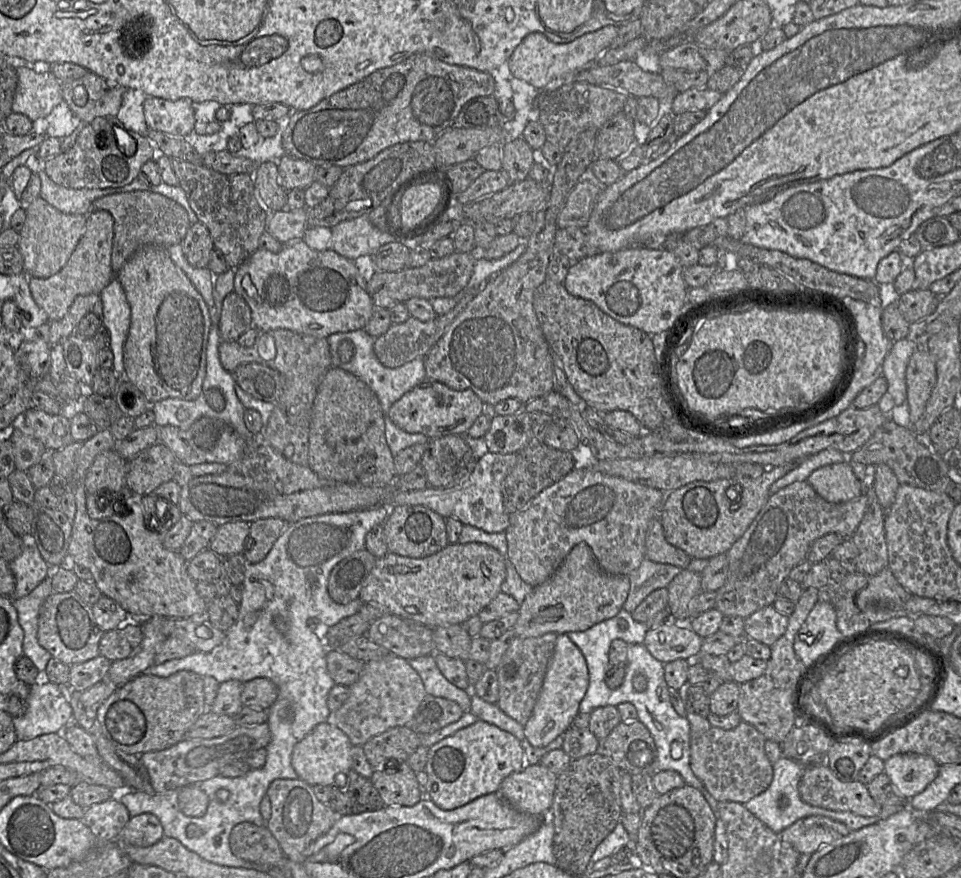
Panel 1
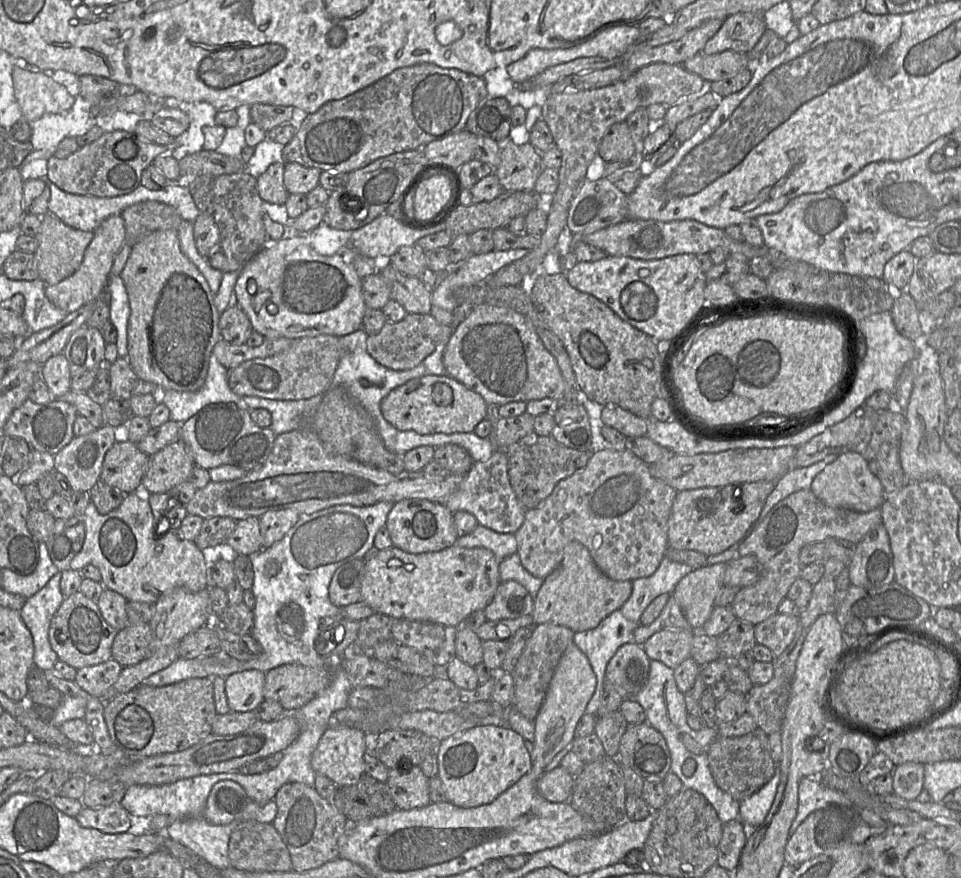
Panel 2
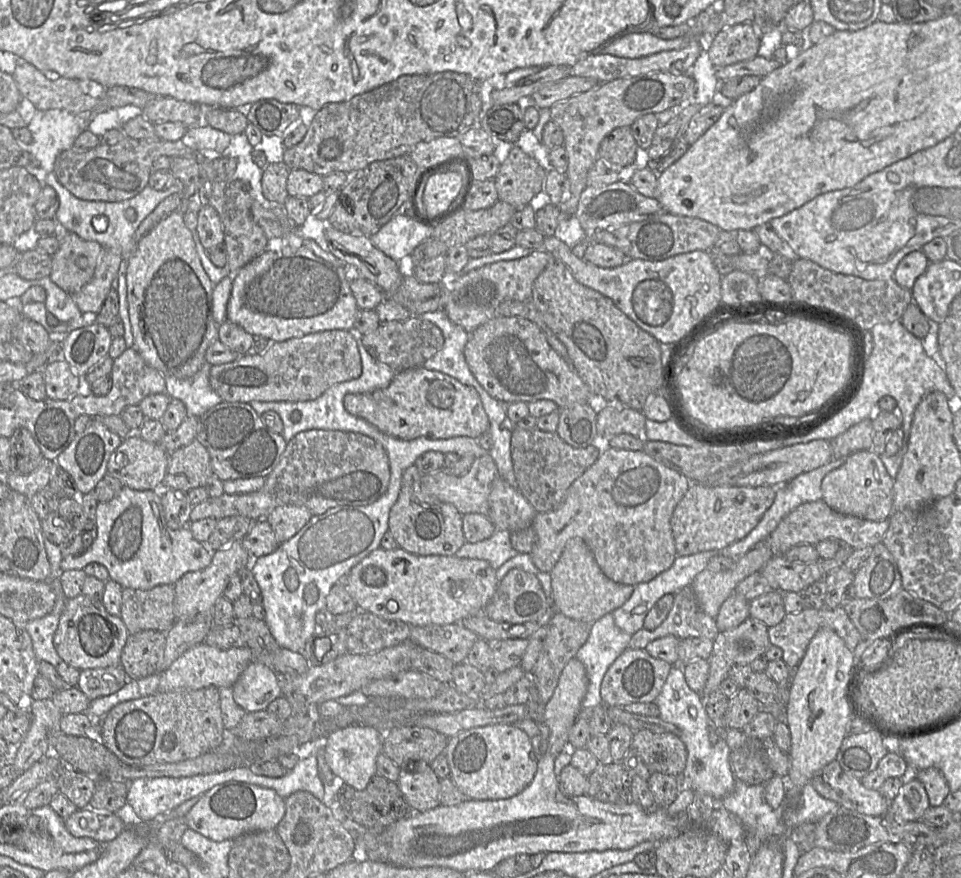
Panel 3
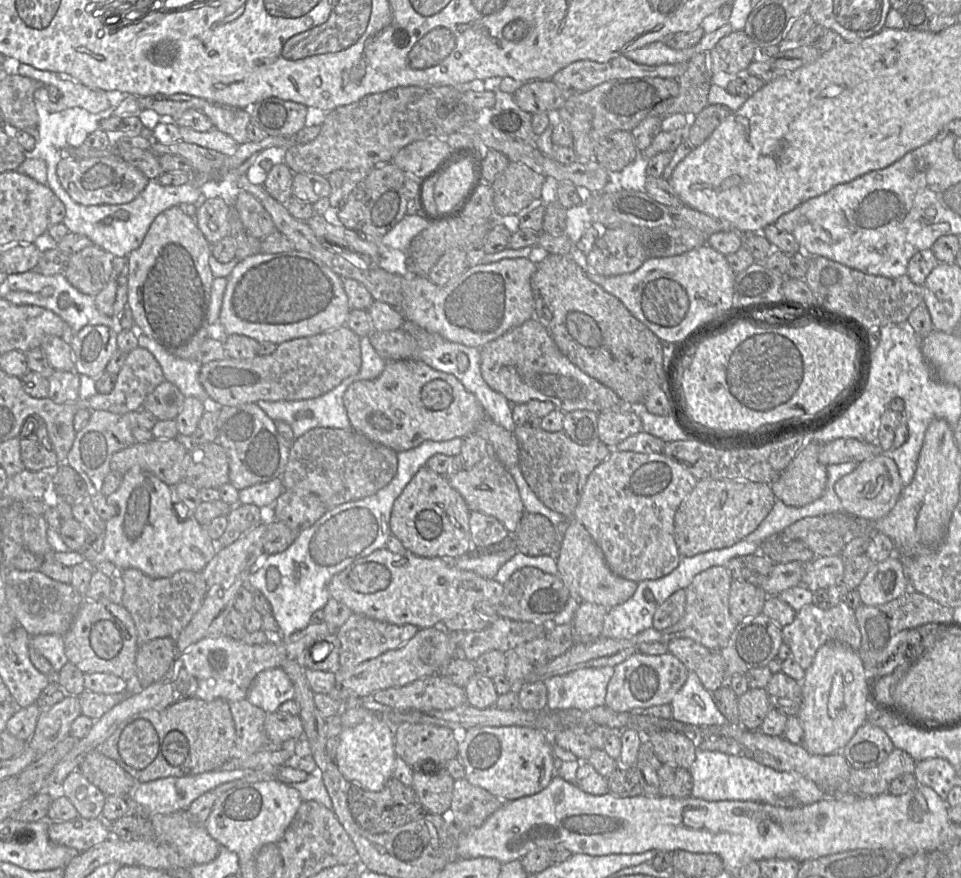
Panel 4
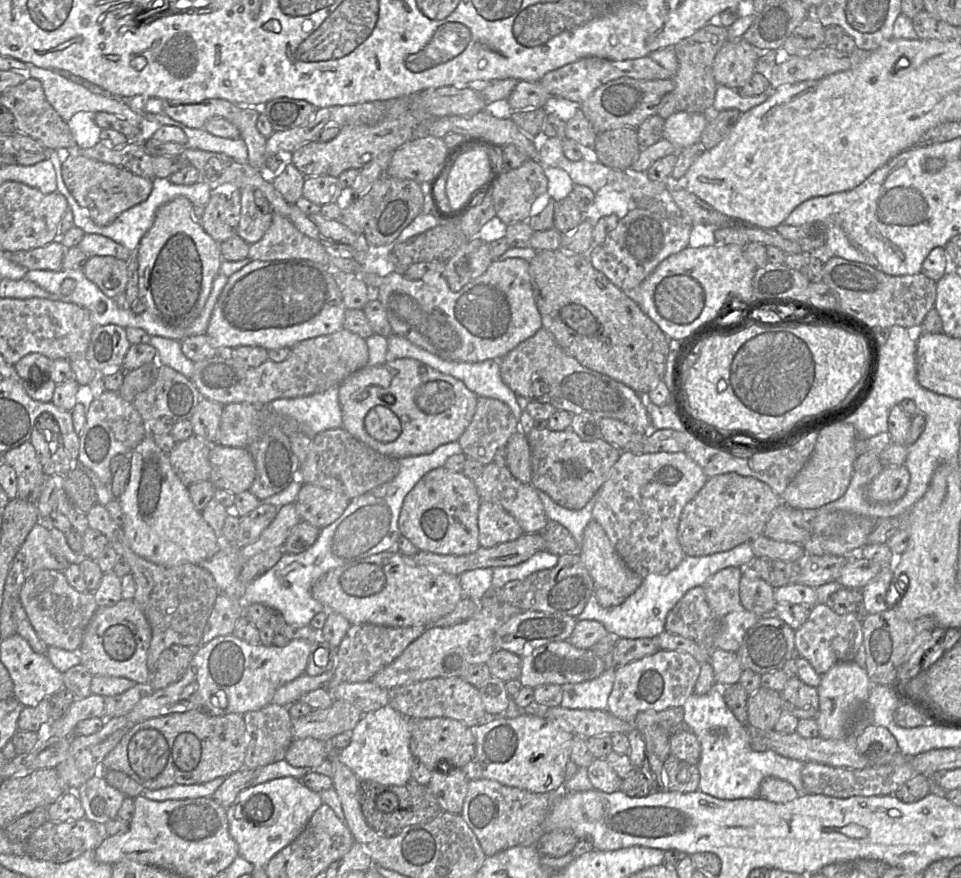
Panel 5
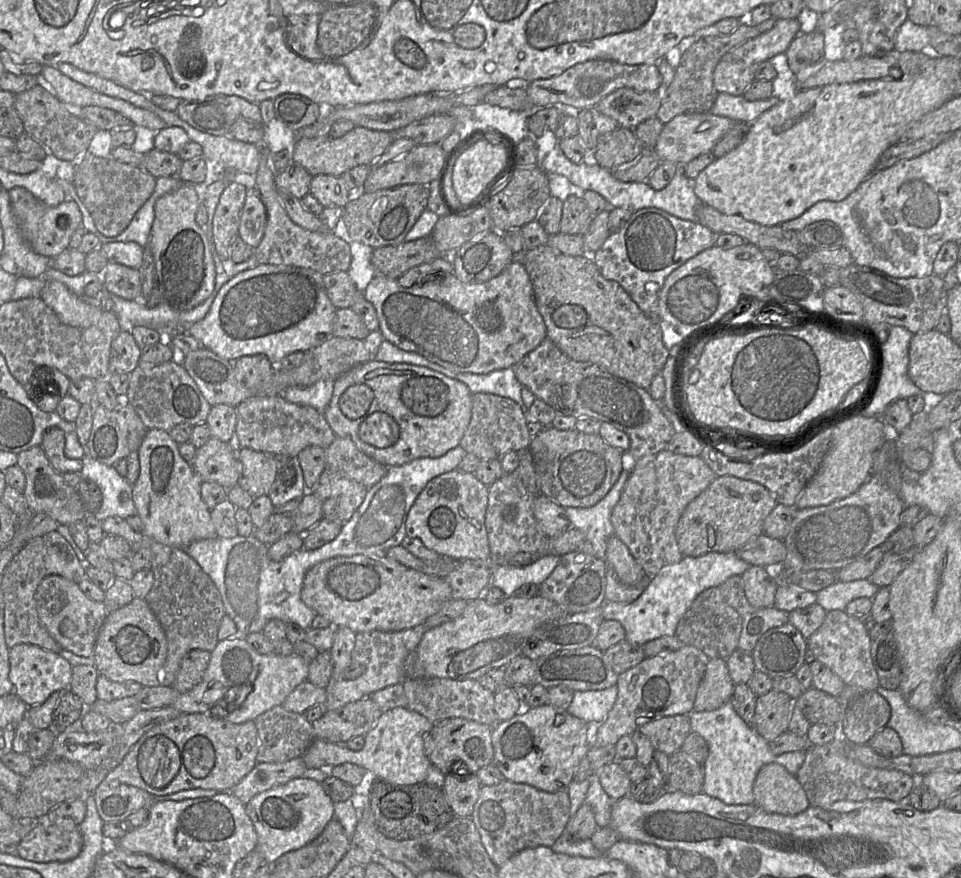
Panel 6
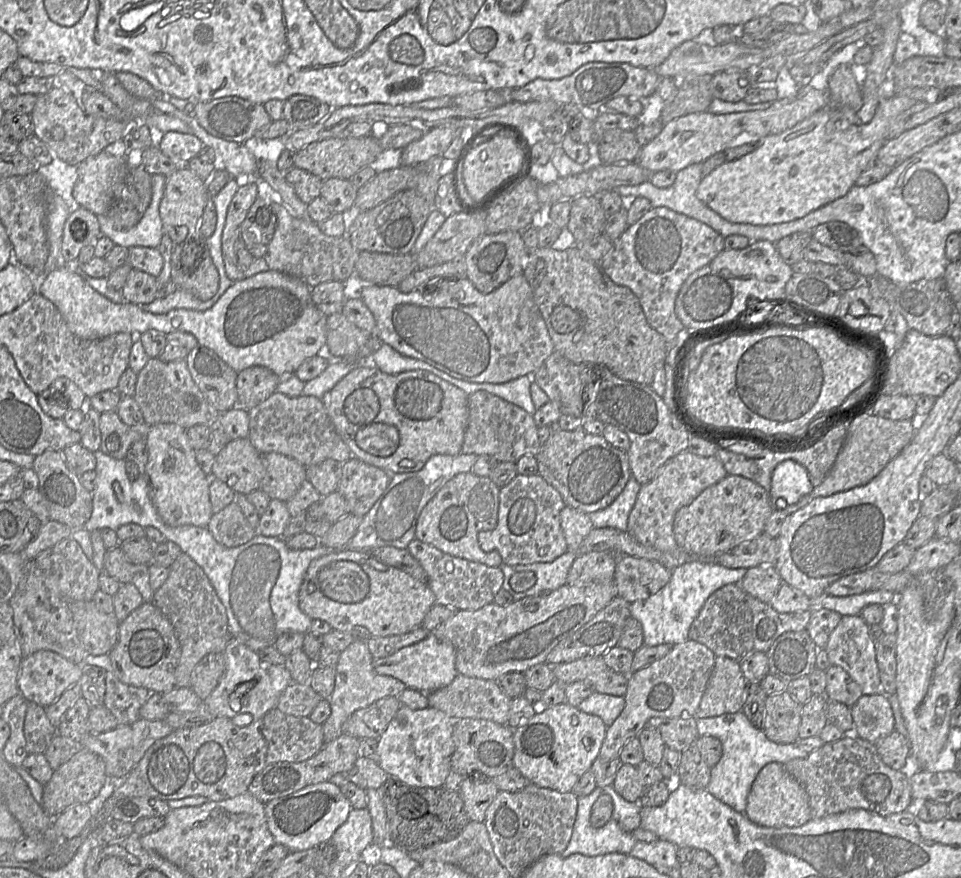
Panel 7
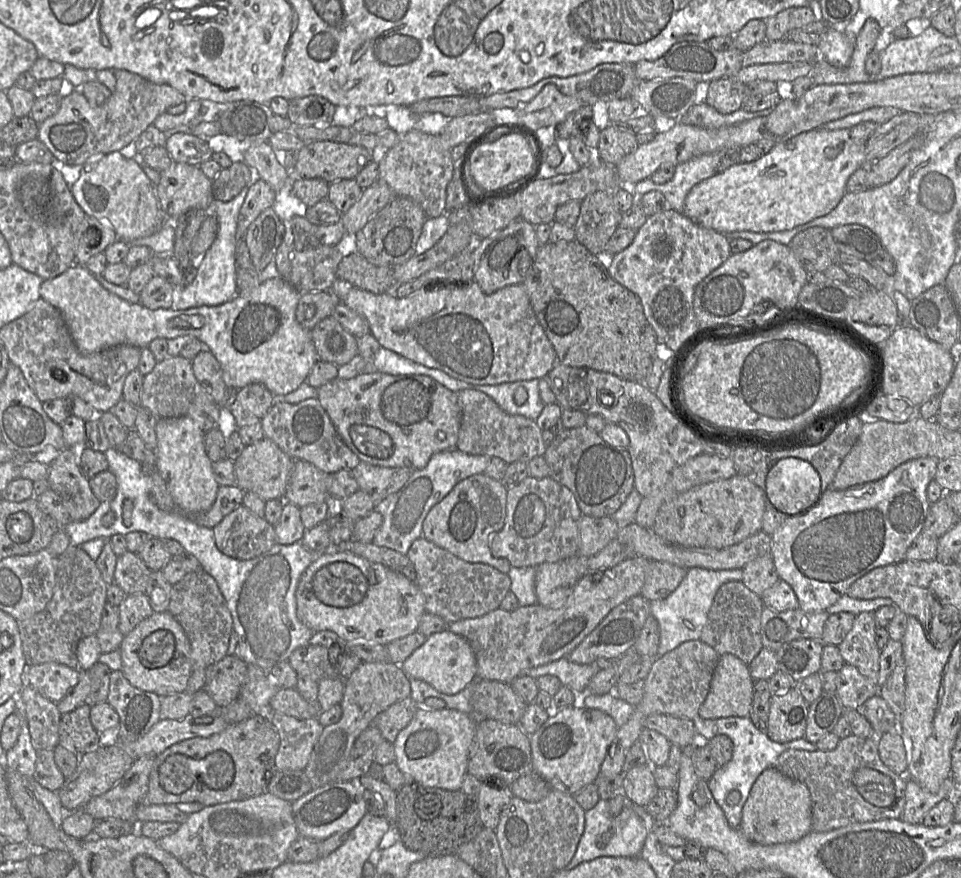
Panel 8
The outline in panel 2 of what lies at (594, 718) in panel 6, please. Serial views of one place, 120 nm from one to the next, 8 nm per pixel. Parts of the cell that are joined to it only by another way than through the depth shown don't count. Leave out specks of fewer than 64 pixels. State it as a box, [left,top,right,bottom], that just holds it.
[574,610,639,714]

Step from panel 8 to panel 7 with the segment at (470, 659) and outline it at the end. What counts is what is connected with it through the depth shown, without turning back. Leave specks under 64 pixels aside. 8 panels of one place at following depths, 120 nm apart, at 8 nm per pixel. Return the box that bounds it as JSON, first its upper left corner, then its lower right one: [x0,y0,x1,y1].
[373,633,458,692]

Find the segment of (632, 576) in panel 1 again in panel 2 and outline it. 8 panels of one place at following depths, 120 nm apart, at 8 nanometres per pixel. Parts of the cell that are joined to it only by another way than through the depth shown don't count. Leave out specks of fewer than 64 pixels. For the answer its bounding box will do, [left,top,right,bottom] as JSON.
[619,557,694,624]

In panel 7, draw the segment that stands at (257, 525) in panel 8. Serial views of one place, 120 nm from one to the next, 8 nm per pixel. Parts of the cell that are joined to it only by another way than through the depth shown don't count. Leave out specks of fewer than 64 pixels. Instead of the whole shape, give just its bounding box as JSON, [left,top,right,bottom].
[207,502,258,548]

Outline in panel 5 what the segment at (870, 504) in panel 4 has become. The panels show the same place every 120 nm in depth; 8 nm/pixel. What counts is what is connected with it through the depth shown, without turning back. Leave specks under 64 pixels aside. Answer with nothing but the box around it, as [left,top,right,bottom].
[865,465,910,502]

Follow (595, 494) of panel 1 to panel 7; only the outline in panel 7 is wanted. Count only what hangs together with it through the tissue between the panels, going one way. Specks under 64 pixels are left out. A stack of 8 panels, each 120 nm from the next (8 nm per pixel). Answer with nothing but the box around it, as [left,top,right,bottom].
[627,450,727,550]

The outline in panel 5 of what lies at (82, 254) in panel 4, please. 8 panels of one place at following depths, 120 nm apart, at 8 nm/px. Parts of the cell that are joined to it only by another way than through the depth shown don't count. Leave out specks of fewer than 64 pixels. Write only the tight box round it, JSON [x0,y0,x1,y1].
[82,256,128,298]

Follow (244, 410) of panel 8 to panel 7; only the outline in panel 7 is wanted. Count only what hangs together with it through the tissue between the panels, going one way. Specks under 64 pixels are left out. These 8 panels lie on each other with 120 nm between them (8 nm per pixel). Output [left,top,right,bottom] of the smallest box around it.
[237,366,280,410]

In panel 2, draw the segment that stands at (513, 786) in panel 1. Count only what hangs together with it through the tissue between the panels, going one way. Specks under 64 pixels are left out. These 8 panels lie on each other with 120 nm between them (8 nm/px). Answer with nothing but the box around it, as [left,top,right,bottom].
[537,766,574,803]

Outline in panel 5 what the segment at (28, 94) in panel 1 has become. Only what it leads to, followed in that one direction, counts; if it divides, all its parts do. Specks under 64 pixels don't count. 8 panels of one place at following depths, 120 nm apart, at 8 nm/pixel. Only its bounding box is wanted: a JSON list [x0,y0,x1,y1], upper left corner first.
[27,65,143,125]

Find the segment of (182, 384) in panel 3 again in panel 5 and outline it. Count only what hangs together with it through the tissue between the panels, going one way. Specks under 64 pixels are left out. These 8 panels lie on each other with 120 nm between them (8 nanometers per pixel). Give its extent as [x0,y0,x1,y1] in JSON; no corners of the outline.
[149,336,194,379]

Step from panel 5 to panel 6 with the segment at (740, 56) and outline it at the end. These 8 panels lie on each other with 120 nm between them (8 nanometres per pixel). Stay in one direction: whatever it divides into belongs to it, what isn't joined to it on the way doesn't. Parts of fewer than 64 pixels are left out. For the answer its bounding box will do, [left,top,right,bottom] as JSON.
[713,57,756,95]

